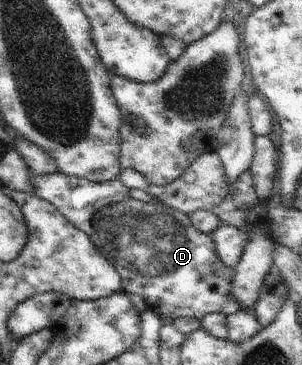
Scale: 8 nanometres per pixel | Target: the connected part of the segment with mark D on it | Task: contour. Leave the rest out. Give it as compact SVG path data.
M59 172L51 173L51 175L43 175L43 177L33 176L33 185L35 185L36 197L49 201L49 204L52 204L72 225L75 225L77 229L89 235L90 241L95 245L99 254L105 257L105 260L120 274L124 292L137 294L145 298L148 307L152 311L155 311L161 319L177 320L187 317L203 320L203 317L210 312L220 312L225 316L229 316L241 310L241 305L237 305L237 301L233 301L233 293L231 293L231 287L229 287L229 285L231 285L231 279L233 279L234 269L229 269L229 267L225 267L225 265L221 263L221 259L217 257L213 239L211 239L210 235L197 231L195 225L191 222L190 215L185 215L185 213L177 209L167 207L165 203L162 203L157 197L153 197L153 195L150 195L146 191L125 187L119 179L99 183L91 182L89 179L80 176L67 176Z

